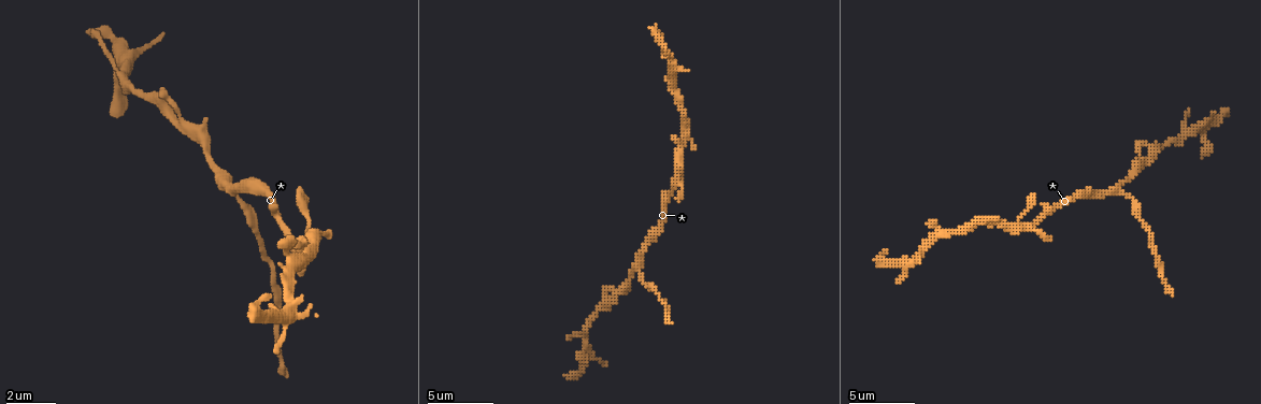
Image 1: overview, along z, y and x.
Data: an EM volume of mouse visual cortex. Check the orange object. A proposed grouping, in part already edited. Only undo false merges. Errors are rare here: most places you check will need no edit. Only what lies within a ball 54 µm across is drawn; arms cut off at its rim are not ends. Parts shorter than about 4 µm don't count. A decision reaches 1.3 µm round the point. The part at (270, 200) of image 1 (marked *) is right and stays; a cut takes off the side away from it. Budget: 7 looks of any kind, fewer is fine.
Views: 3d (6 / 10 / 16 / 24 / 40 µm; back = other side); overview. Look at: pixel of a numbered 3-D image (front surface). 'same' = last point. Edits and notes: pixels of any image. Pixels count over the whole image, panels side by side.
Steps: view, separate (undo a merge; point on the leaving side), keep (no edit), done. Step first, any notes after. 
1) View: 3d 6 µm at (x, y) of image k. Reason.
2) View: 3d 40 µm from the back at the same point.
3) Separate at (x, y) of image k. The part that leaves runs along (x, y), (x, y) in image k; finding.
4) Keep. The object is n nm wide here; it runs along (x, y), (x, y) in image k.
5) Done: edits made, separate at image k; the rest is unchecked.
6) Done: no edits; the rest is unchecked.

View: 3d 10 µm at (636, 268) of image 1. A fork.

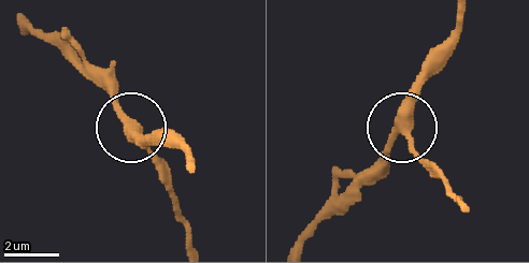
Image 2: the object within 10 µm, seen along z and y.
Keep. It runs along (456, 17), (452, 43), (403, 126), (405, 140), (433, 172) in image 2; continuous, no second neuron.

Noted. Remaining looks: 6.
View: 3d 16 µm at (585, 340) of image 1. Thick turns thin.

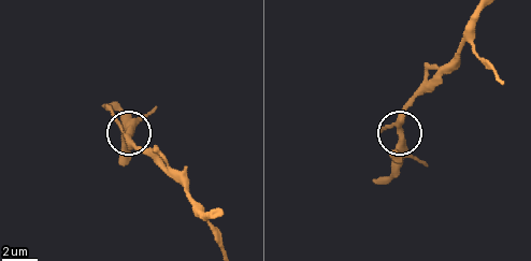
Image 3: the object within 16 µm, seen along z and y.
View: 3d 6 µm at (399, 134) of image 3. Closer look.

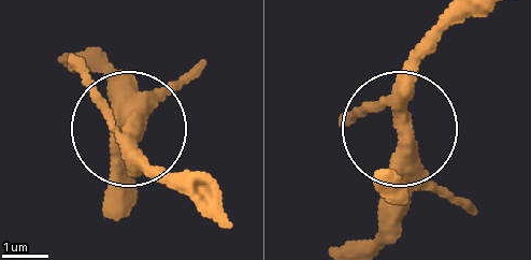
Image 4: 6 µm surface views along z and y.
Keep. The object is 340 nm wide here; it runs along (195, 201), (125, 131), (125, 77) in image 4; continuous, no second neuron.

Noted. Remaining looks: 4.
View: 3d 10 µm at (273, 272) of image 1. Thick turns thin.

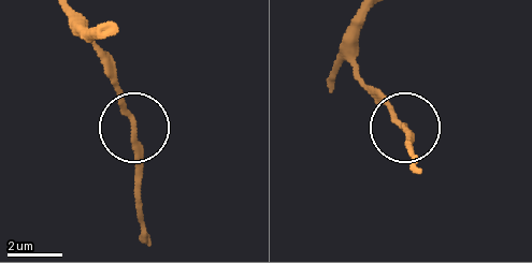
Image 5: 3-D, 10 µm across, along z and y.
Separate at (135, 145) of image 5. The part that leaves runs along (124, 112), (138, 164), (138, 213), (148, 245) in image 5; two neurons meet here.

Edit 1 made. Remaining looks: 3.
View: 3d 6 µm at (681, 167) of image 1. Four arms meet.

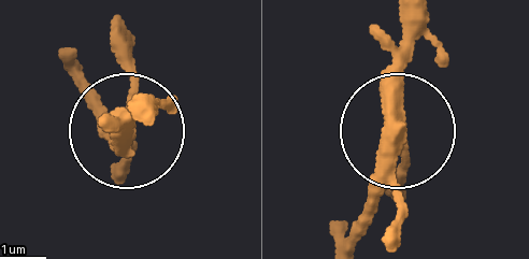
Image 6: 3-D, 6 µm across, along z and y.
Keep. One neuron here.

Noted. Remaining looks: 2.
Done: edits made, separate at image 5; the rest is unchecked.

